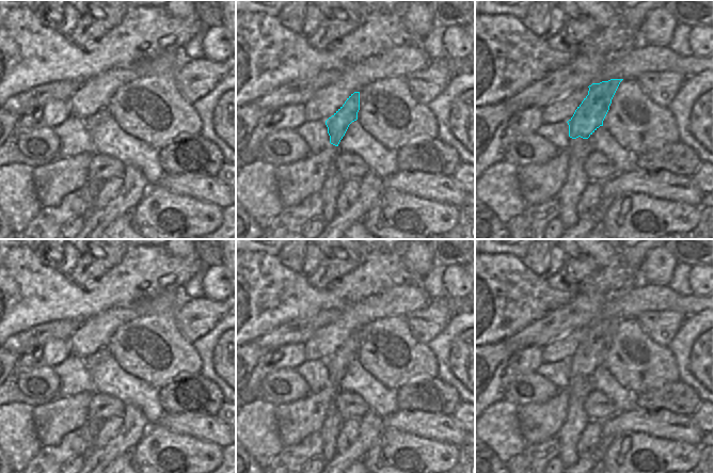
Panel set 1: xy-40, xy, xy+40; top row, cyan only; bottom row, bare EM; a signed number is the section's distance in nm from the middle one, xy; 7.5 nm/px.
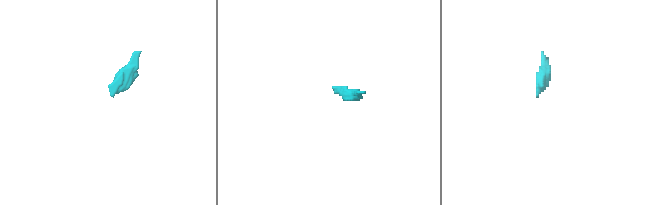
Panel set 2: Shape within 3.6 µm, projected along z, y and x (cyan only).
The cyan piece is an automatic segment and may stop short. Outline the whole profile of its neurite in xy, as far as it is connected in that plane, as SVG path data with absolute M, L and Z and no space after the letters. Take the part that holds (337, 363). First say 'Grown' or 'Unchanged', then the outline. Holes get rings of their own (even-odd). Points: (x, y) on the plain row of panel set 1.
Grown. M360 331L351 333L345 343L326 360L330 385L307 397L282 404L274 409L279 437L283 446L295 446L307 436L321 431L328 409L338 394L338 383L349 364L358 359Z

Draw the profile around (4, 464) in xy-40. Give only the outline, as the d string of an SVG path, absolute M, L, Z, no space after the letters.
M0 448L0 473L14 473L10 462Z

